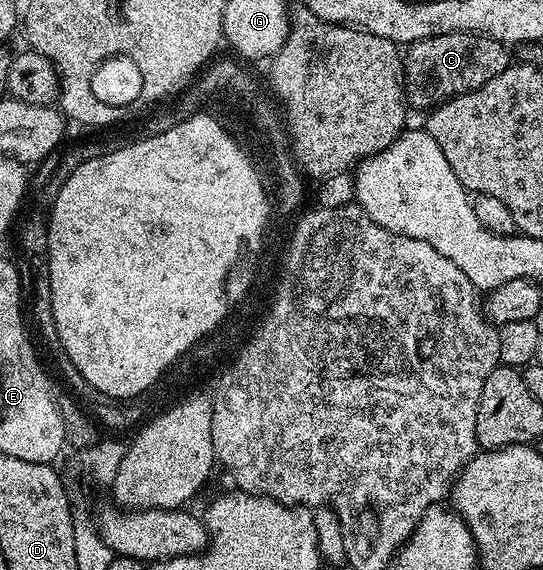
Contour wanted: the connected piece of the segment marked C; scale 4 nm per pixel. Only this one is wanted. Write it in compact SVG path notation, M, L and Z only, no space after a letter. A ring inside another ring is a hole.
M440 34L410 42L406 50L409 51L403 54L403 90L408 105L417 110L428 111L450 98L478 90L511 65L506 43L482 34Z

